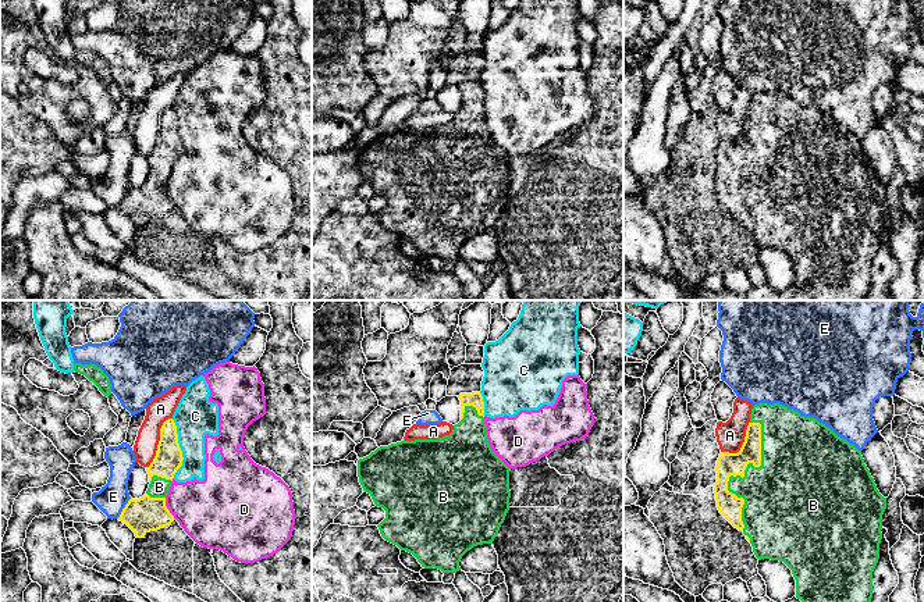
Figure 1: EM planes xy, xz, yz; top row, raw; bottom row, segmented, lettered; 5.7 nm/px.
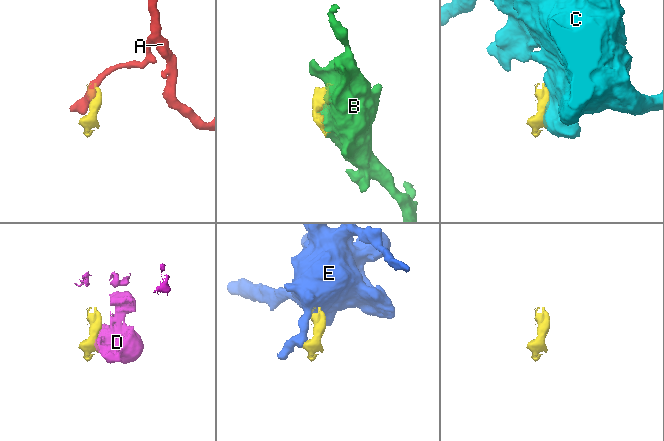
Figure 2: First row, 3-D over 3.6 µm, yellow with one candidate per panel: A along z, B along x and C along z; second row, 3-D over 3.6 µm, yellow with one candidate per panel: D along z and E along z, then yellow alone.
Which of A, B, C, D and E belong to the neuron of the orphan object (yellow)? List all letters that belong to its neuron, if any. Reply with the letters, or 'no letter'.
B

